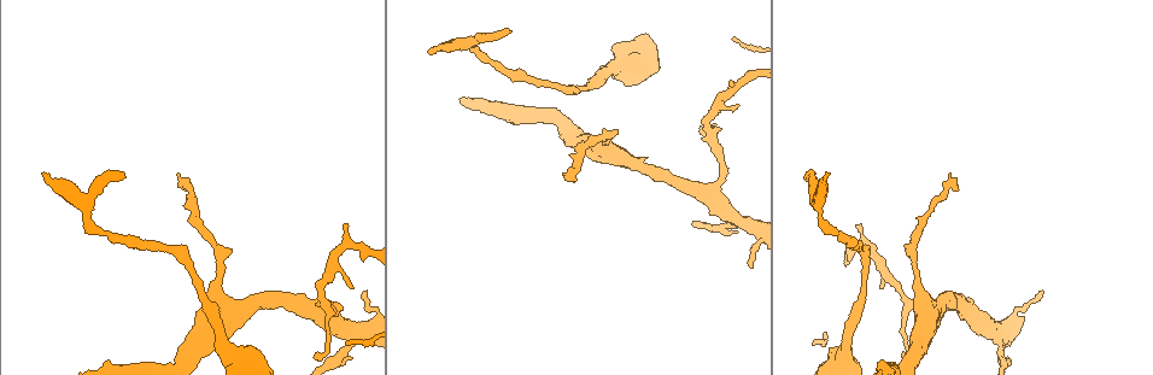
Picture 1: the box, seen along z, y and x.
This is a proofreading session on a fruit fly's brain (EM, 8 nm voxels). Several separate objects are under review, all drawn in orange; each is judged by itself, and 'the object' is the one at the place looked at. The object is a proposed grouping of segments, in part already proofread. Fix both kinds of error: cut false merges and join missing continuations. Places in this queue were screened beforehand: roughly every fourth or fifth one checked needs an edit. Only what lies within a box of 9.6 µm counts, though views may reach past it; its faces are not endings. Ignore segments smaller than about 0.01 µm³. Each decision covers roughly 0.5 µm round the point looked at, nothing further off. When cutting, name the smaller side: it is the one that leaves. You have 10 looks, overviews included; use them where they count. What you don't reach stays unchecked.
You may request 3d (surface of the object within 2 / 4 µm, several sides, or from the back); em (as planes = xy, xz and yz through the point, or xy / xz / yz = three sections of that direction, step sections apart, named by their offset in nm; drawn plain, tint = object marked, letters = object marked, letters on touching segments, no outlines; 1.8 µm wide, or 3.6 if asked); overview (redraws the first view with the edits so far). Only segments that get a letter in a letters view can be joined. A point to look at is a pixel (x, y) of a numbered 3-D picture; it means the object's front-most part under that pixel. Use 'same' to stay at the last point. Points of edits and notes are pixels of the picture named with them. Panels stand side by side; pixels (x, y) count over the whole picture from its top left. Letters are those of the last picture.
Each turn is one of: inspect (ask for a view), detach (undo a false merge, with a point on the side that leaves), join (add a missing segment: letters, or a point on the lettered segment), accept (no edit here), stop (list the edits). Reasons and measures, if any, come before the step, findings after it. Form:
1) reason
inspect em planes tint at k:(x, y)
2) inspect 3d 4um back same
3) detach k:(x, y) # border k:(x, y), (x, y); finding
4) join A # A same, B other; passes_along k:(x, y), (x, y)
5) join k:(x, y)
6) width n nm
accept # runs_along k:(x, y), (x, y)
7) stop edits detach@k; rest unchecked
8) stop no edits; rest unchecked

an open end
inspect em planes letters at 1:(1043, 293)

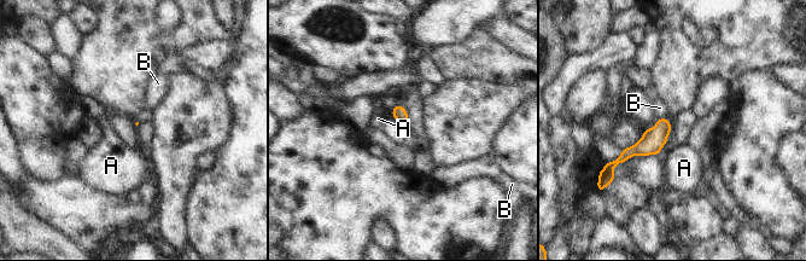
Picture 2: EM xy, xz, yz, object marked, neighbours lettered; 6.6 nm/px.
accept # A other, B other; border 2:(665, 116), (659, 119); no lettered segment goes on from it

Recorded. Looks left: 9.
an open end
inspect em xy step 4 tint at 1:(347, 226)

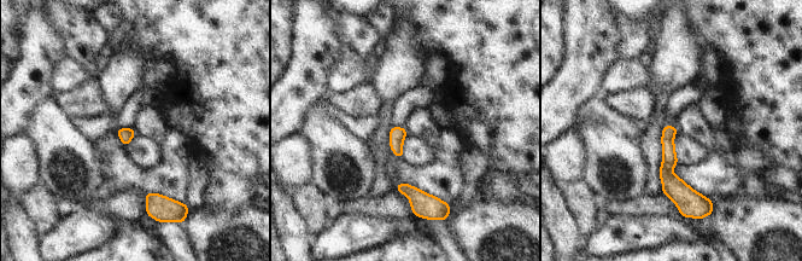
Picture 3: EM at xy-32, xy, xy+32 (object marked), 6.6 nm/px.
inspect em planes letters same

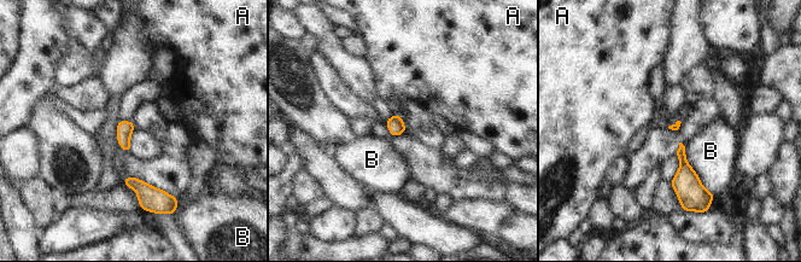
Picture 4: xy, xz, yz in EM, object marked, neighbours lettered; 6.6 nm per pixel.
accept # A other, B other; border 4:(684, 146), (687, 162), (715, 197); none of them fits

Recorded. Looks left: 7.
free end
inspect em planes tint at 1:(700, 129)

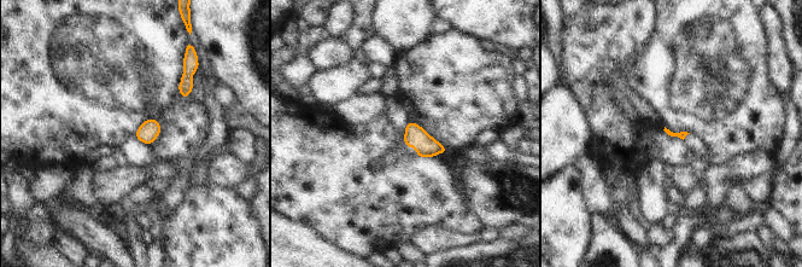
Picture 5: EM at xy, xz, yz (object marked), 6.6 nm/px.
what lies round it
inspect em planes letters same

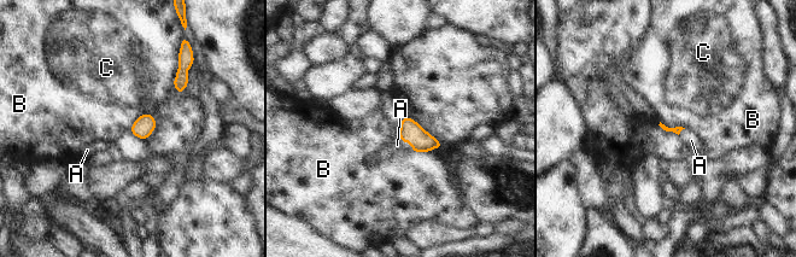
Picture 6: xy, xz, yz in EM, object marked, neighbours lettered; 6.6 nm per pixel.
join A # A same, B other, C other; passes_along 6:(411, 132), (407, 141), (397, 145); it goes on there

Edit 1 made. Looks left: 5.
redraw
inspect overview

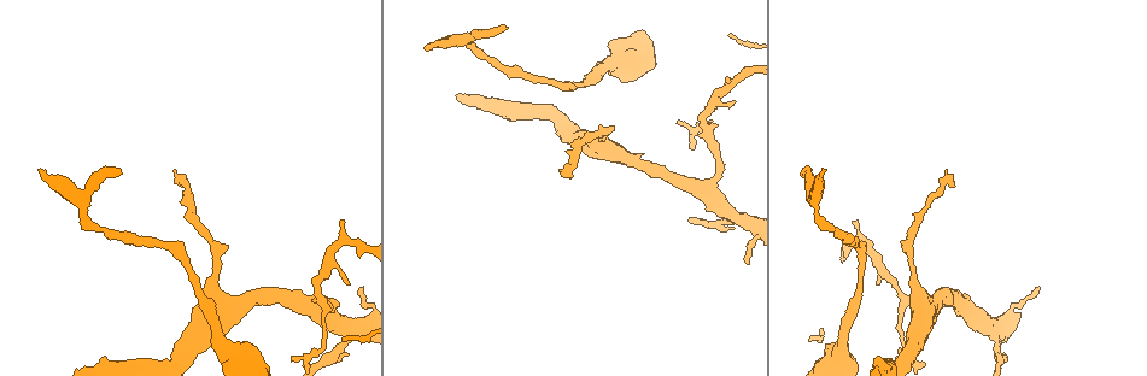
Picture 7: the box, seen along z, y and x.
free end
inspect 3d 4um at 7:(823, 170)

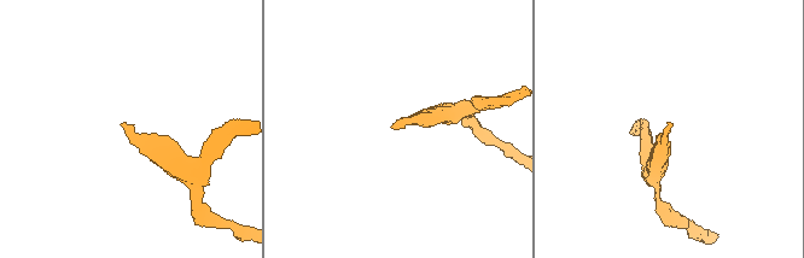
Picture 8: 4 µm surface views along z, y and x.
inspect em planes letters at 8:(124, 123)

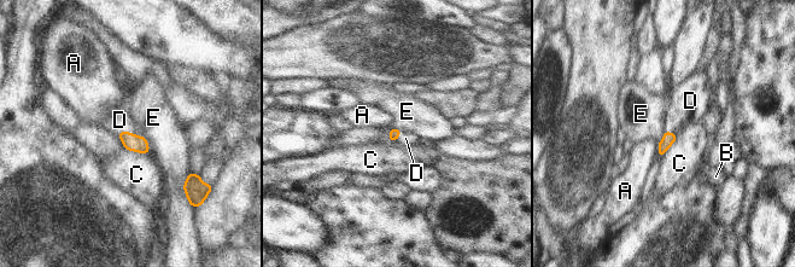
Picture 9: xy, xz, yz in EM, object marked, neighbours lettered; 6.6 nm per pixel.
longest_contact C 180 nm
join D # A other, B other, C other, D same, E other; passes_along 9:(395, 133), (396, 140), (405, 138); it goes on there

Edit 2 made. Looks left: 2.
stop edits join@6, join@9; rest unchecked

